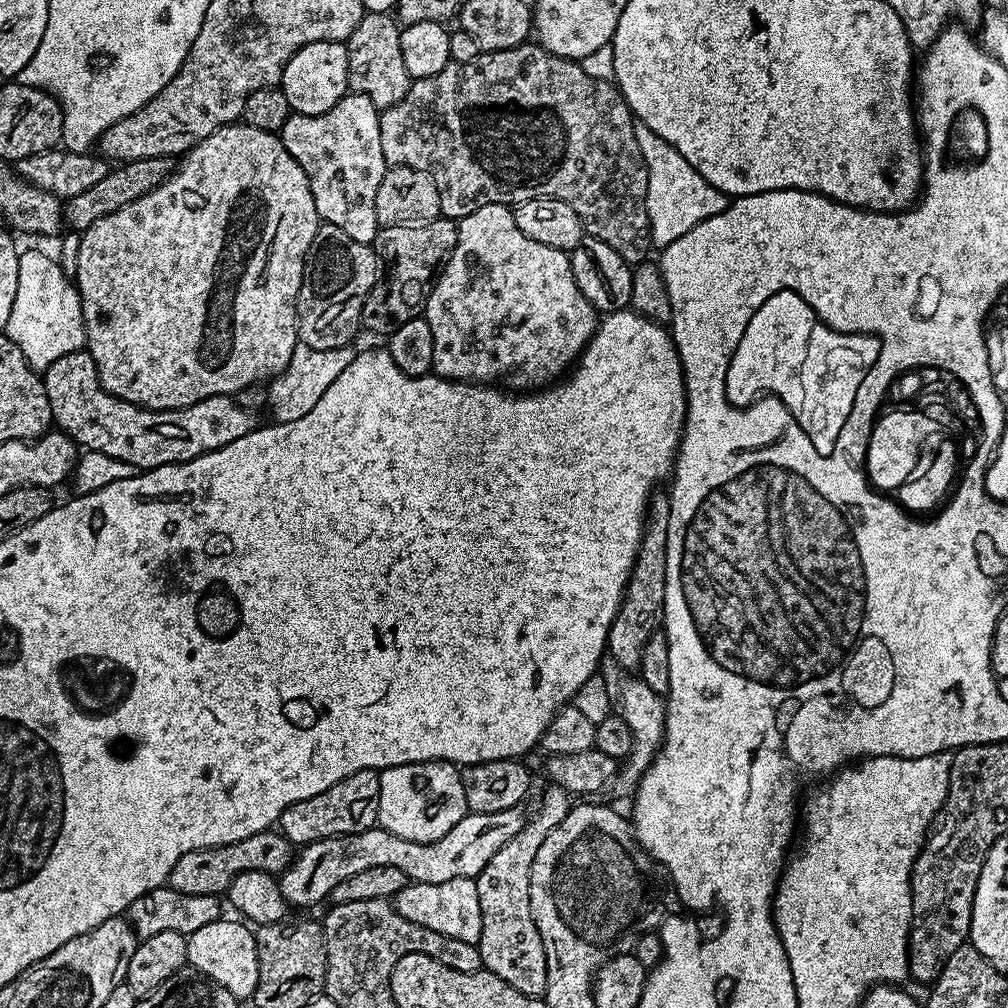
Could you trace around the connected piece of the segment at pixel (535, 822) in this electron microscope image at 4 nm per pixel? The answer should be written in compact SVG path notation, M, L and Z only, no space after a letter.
M557 784L544 786L522 830L518 830L475 877L478 902L482 906L482 934L478 945L481 965L527 996L543 997L546 990L546 950L538 926L534 926L534 914L530 914L530 870L534 866L534 854L538 854L542 842L546 842L546 834L566 818L569 807L570 793L565 788Z

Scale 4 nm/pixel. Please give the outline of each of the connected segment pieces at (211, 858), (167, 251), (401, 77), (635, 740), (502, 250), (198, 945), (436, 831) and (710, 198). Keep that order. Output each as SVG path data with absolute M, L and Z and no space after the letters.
M269 830L250 834L250 838L242 838L242 842L230 842L226 846L203 848L190 854L182 854L178 862L174 862L174 870L170 870L166 884L167 887L178 890L178 894L216 896L223 893L228 883L238 874L250 870L279 874L293 859L294 845L279 830Z
M243 122L228 124L185 152L179 164L180 169L177 172L175 169L158 187L150 190L150 194L142 194L142 198L130 202L130 206L122 206L122 210L114 210L114 214L106 214L98 218L94 226L83 229L74 257L74 283L84 315L86 351L98 366L102 386L126 402L139 404L141 408L155 408L158 412L189 408L194 402L211 396L232 396L251 384L268 382L283 371L298 341L296 299L304 277L304 260L322 223L314 206L310 182L277 133L258 130Z
M365 12L346 41L348 46L348 87L355 95L370 98L377 110L402 102L410 90L412 77L402 62L401 25L387 12Z
M610 658L601 663L598 672L605 678L612 712L622 718L626 726L630 726L632 735L630 754L624 757L618 768L619 779L635 781L644 775L645 768L651 764L652 757L660 751L660 745L664 743L665 697L654 694L654 690L650 690L650 686L646 686L646 682L642 682L639 675L630 674L629 669L618 666Z
M491 204L474 210L474 214L466 214L457 223L454 254L448 259L444 273L436 279L422 318L430 326L430 334L434 334L432 372L435 375L443 376L446 380L463 380L474 384L499 386L504 390L540 390L559 381L579 360L584 347L591 342L592 335L596 332L598 312L578 288L574 272L571 270L569 253L558 250L554 246L542 246L542 242L534 242L534 238L526 238L526 234L518 230L518 222L514 222L512 208L509 205Z
M221 918L210 922L210 926L202 926L202 930L187 933L188 964L218 986L230 990L237 1000L248 1002L258 986L256 933L247 923L236 920Z
M445 760L399 764L380 772L378 794L379 827L398 838L429 844L441 840L468 812L466 790L462 790L460 768Z
M637 123L634 138L638 138L638 150L642 150L648 171L646 214L653 249L662 250L670 246L670 242L694 230L698 222L706 222L706 218L714 218L728 208L729 197L710 186L710 182L706 182L706 178L702 178L702 174L698 174L698 170L694 170L694 166L690 166L690 162L686 162L686 158L682 158L682 154L678 154L670 142L666 142L666 138L658 138L650 126Z

